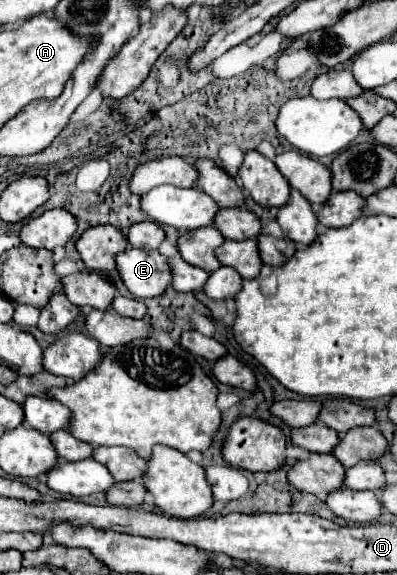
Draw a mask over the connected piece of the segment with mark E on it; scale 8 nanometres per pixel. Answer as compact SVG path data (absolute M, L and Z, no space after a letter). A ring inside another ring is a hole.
M126 248L116 254L116 270L136 298L160 296L170 286L170 268L158 250Z

